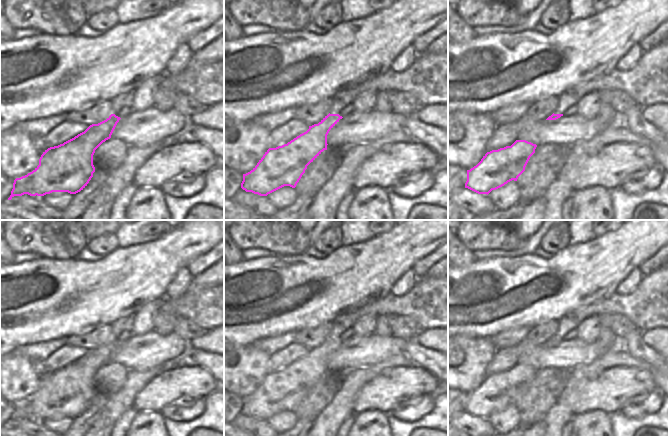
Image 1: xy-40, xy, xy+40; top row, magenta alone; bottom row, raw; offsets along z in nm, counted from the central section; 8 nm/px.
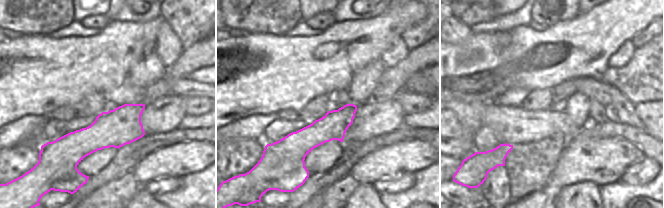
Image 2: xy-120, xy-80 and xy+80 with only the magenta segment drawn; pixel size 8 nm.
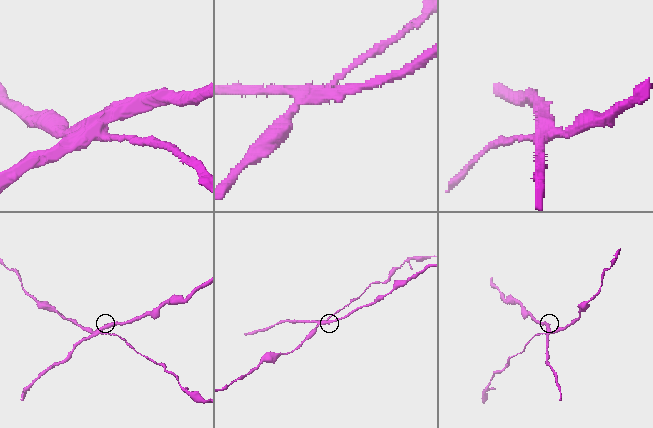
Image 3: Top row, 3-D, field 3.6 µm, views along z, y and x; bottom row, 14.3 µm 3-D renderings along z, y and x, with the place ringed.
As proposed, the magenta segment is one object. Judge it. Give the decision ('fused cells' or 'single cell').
fused cells

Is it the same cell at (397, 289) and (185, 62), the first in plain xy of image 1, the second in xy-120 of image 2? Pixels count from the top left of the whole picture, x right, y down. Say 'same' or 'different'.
different

